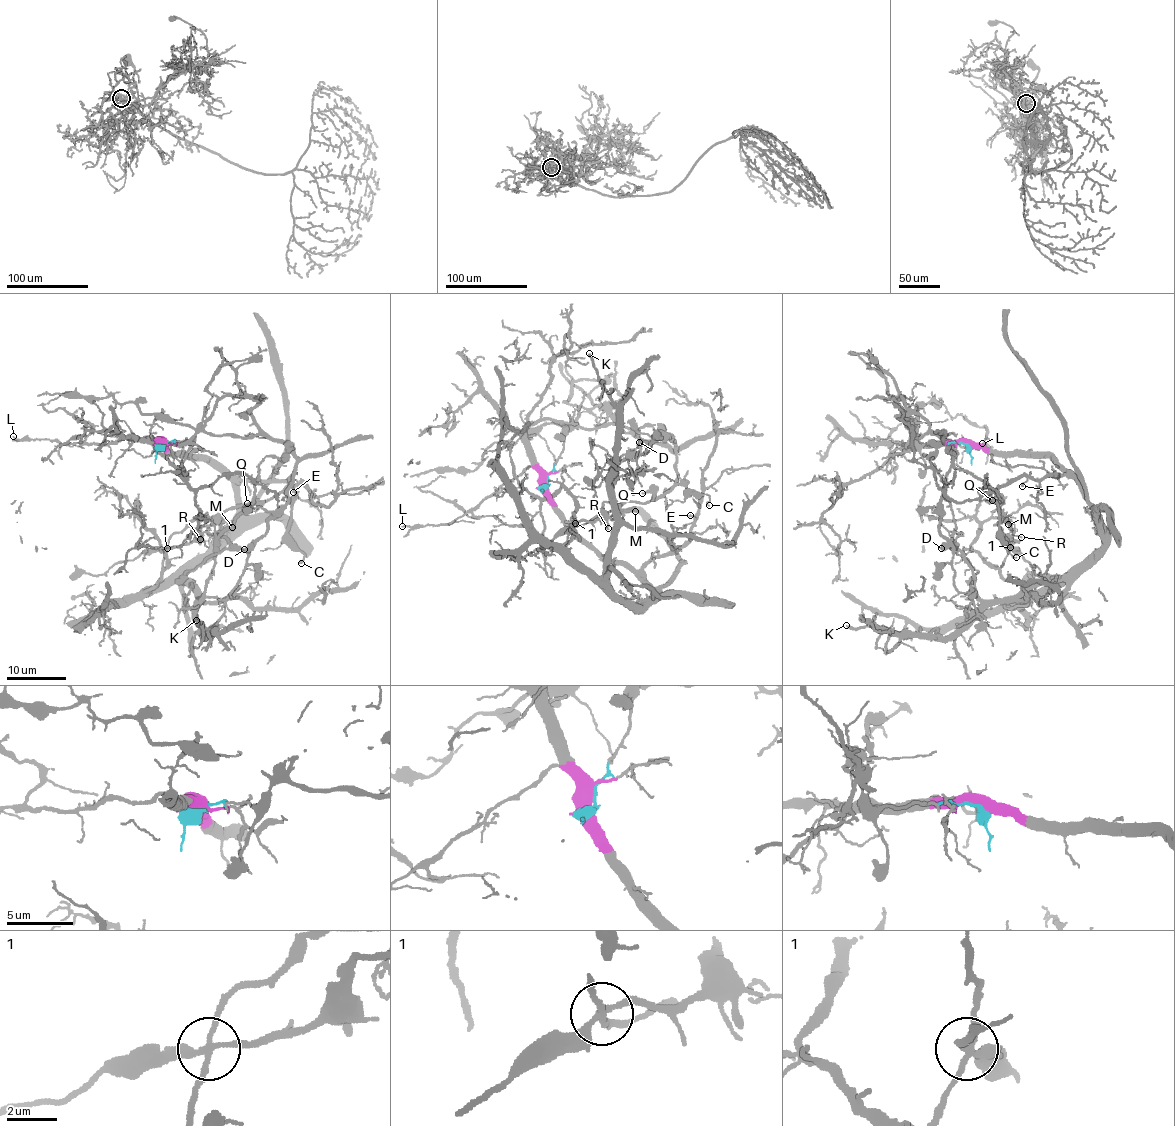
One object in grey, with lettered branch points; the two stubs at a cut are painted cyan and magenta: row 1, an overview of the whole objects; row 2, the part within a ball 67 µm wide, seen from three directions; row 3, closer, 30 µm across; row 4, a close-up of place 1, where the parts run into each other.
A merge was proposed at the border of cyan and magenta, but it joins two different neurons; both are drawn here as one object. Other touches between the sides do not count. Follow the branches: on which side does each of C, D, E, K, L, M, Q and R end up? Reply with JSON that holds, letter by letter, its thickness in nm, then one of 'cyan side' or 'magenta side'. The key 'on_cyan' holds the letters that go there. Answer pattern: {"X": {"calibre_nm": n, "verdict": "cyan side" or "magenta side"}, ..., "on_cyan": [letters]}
{"C": {"calibre_nm": 150, "verdict": "cyan side"}, "D": {"calibre_nm": 480, "verdict": "cyan side"}, "E": {"calibre_nm": 140, "verdict": "magenta side"}, "K": {"calibre_nm": 320, "verdict": "magenta side"}, "L": {"calibre_nm": 150, "verdict": "magenta side"}, "M": {"calibre_nm": 140, "verdict": "magenta side"}, "Q": {"calibre_nm": 170, "verdict": "cyan side"}, "R": {"calibre_nm": 150, "verdict": "cyan side"}, "on_cyan": ["C", "D", "Q", "R"]}

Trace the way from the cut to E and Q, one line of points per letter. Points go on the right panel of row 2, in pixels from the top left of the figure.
E: (967, 445), (993, 450), (1041, 452), (1066, 470), (1061, 474), (1047, 472), (1041, 478), (1027, 479), (1021, 486)
Q: (967, 445), (919, 445), (914, 437), (927, 433), (945, 441), (956, 468), (987, 481), (997, 496), (991, 501)

